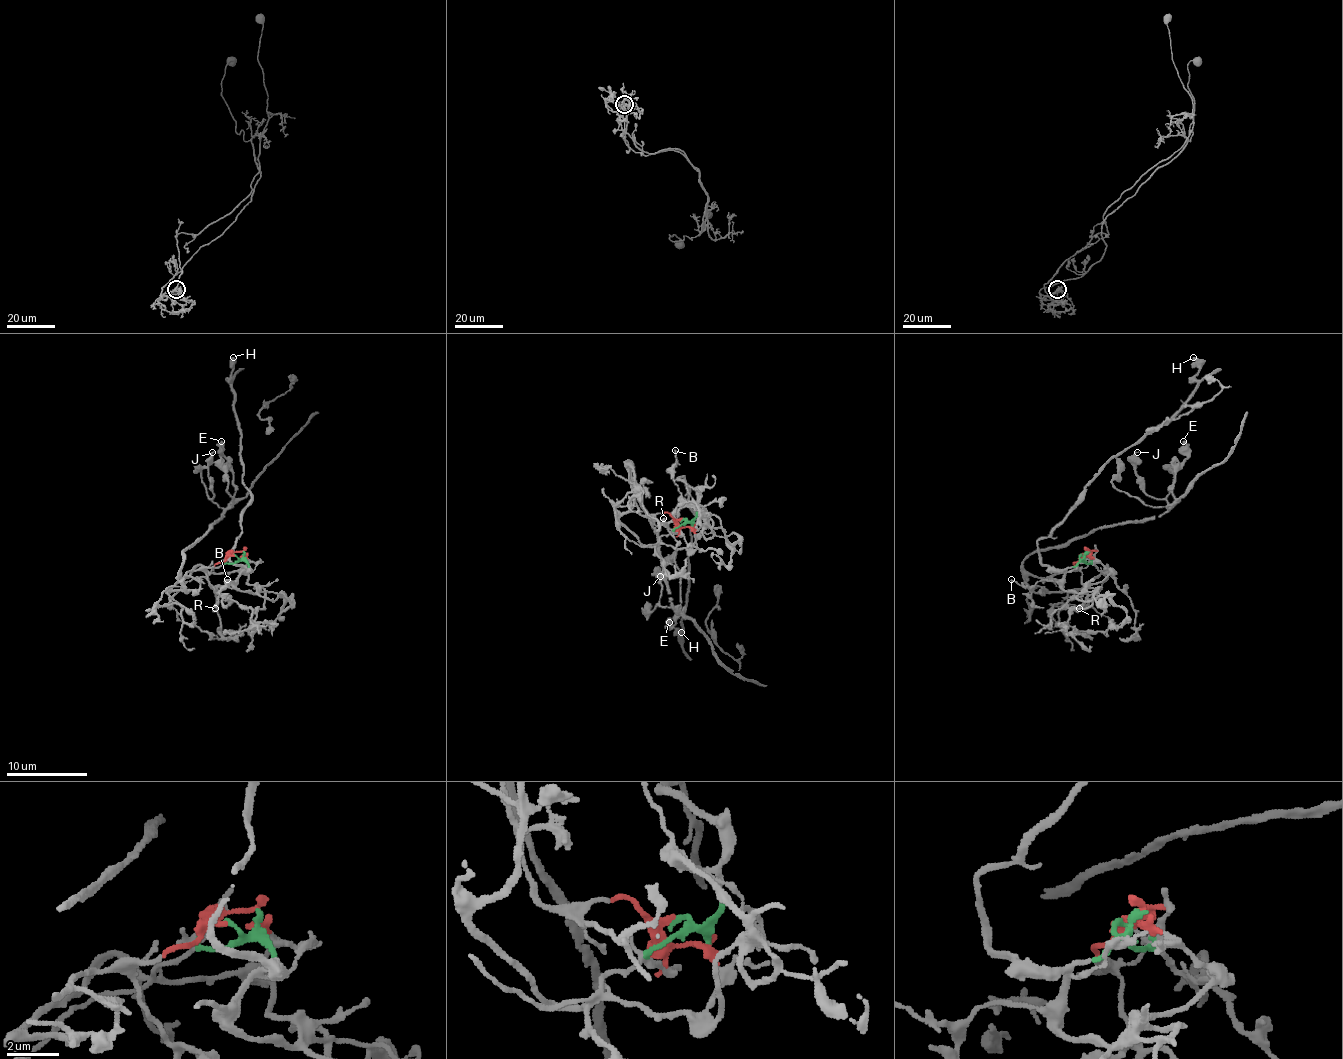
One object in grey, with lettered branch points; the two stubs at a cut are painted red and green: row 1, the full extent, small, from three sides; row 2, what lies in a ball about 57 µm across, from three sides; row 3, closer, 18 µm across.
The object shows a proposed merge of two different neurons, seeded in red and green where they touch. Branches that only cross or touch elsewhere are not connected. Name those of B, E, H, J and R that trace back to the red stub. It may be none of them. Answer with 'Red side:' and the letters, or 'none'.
Red side: E, J, R

